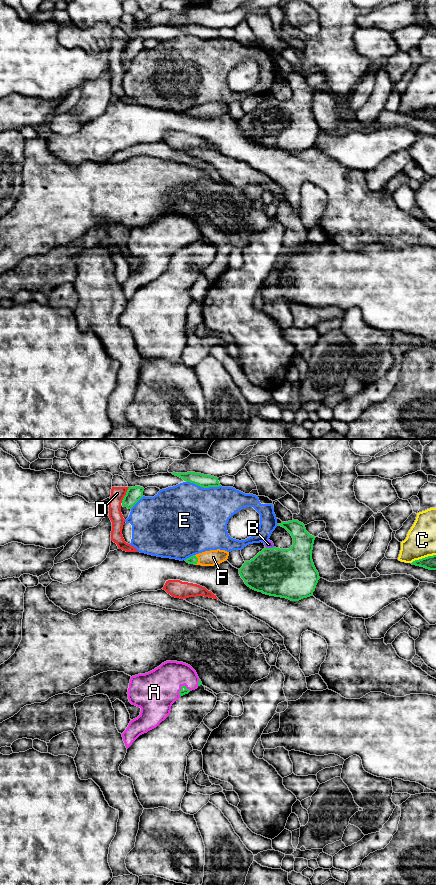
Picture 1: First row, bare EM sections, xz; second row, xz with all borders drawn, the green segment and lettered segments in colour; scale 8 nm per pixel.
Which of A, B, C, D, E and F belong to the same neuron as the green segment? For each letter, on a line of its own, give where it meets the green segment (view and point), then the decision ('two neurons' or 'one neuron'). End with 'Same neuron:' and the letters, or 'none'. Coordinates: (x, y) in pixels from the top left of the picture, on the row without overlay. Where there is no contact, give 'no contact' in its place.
A: xz (181, 239) | one neuron
B: xz (269, 100) | two neurons
C: xz (423, 110) | two neurons
D: xz (126, 44) | one neuron
E: xz (203, 39) | two neurons
F: xz (197, 112) | two neurons
Same neuron: A, D

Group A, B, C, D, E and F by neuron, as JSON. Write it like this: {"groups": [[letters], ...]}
{"groups": [["A", "D"], ["B"], ["C"], ["E"], ["F"]]}

